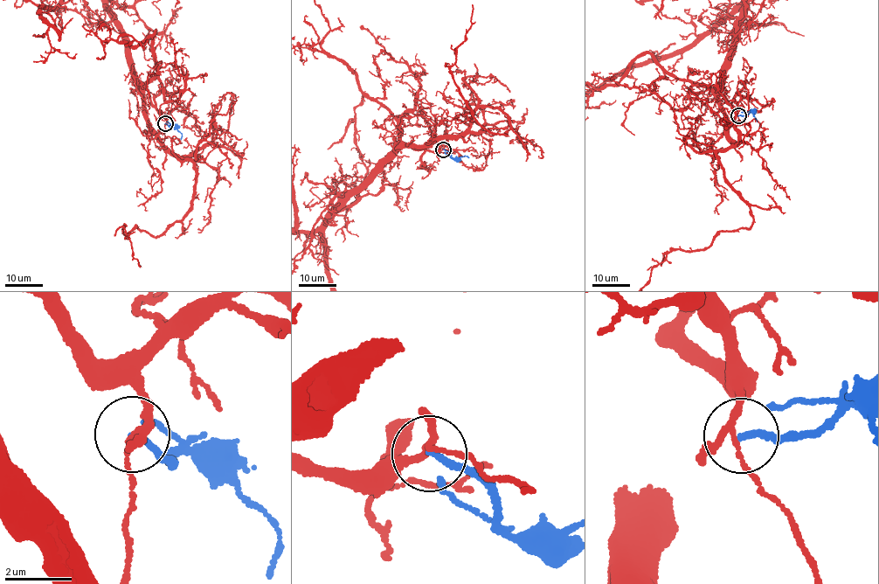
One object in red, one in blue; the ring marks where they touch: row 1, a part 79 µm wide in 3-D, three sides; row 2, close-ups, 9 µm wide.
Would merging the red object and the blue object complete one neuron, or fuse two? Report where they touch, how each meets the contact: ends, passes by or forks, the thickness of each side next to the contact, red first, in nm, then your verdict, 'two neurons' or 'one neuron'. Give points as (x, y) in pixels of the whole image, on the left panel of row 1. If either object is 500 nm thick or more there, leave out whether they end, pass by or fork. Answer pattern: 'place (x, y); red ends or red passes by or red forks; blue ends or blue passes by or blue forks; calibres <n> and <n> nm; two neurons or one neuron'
place (165, 123); red forks; blue ends; calibres 140 and 180 nm; two neurons

